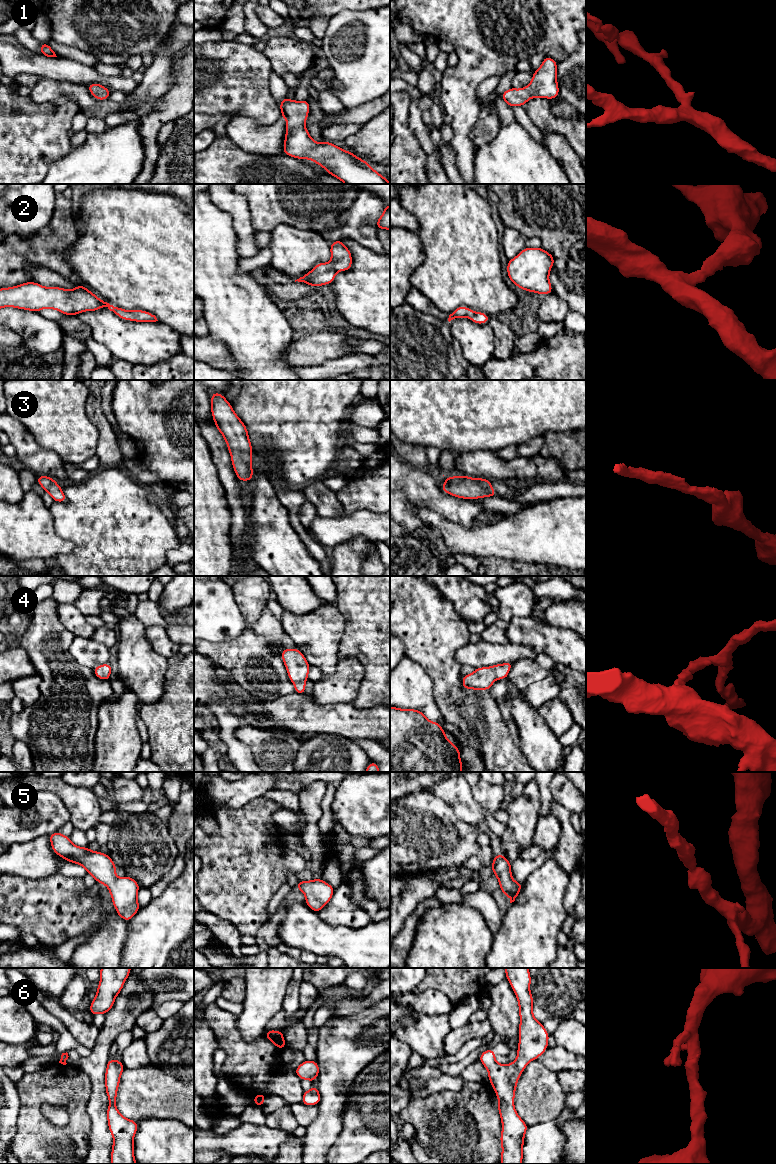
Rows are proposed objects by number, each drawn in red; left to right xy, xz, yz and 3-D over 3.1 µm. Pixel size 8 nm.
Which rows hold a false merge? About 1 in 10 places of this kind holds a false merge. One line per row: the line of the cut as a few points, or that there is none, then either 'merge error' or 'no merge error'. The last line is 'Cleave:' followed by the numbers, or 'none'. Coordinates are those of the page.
1: cut none; no merge error
2: cut none; no merge error
3: cut none; no merge error
4: cut none; no merge error
5: cut none; no merge error
6: cut none; no merge error
Cleave: none

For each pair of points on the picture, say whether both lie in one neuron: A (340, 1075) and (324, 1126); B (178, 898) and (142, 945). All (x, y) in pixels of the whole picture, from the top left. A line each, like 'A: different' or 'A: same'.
A: same
B: same

